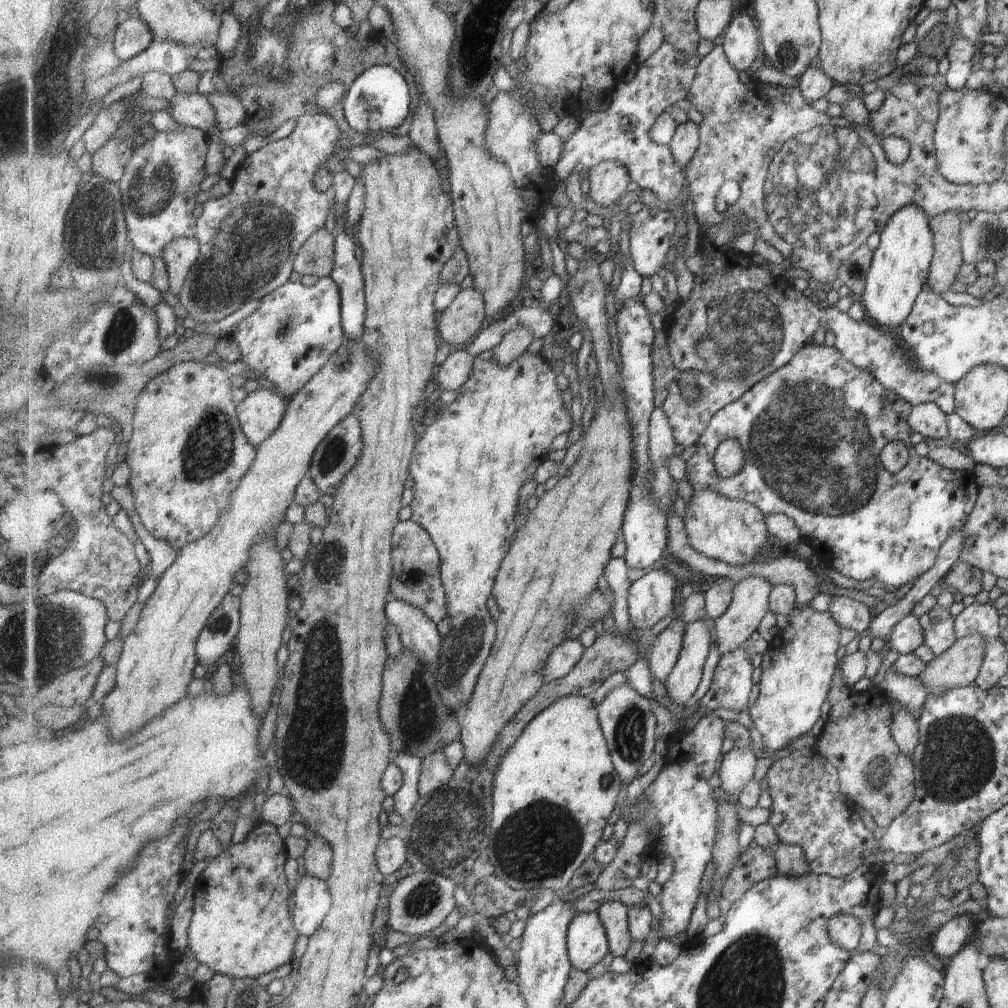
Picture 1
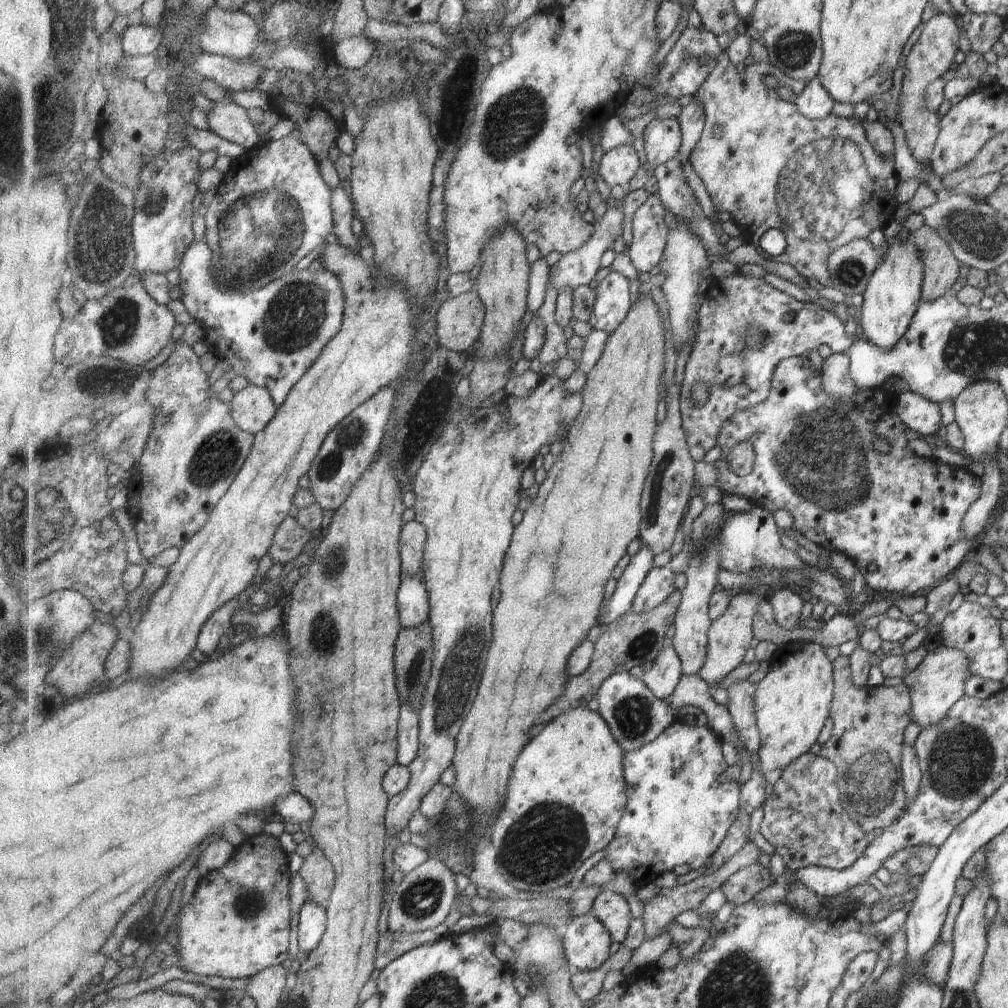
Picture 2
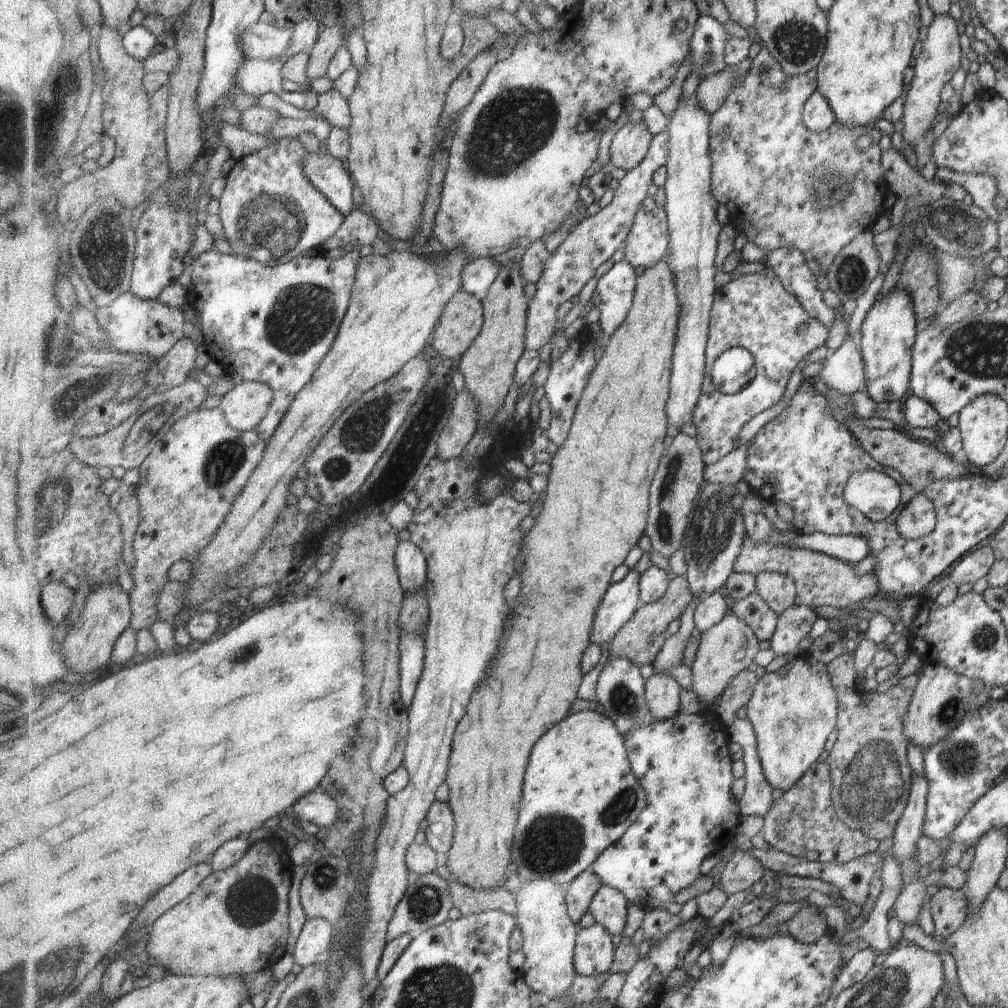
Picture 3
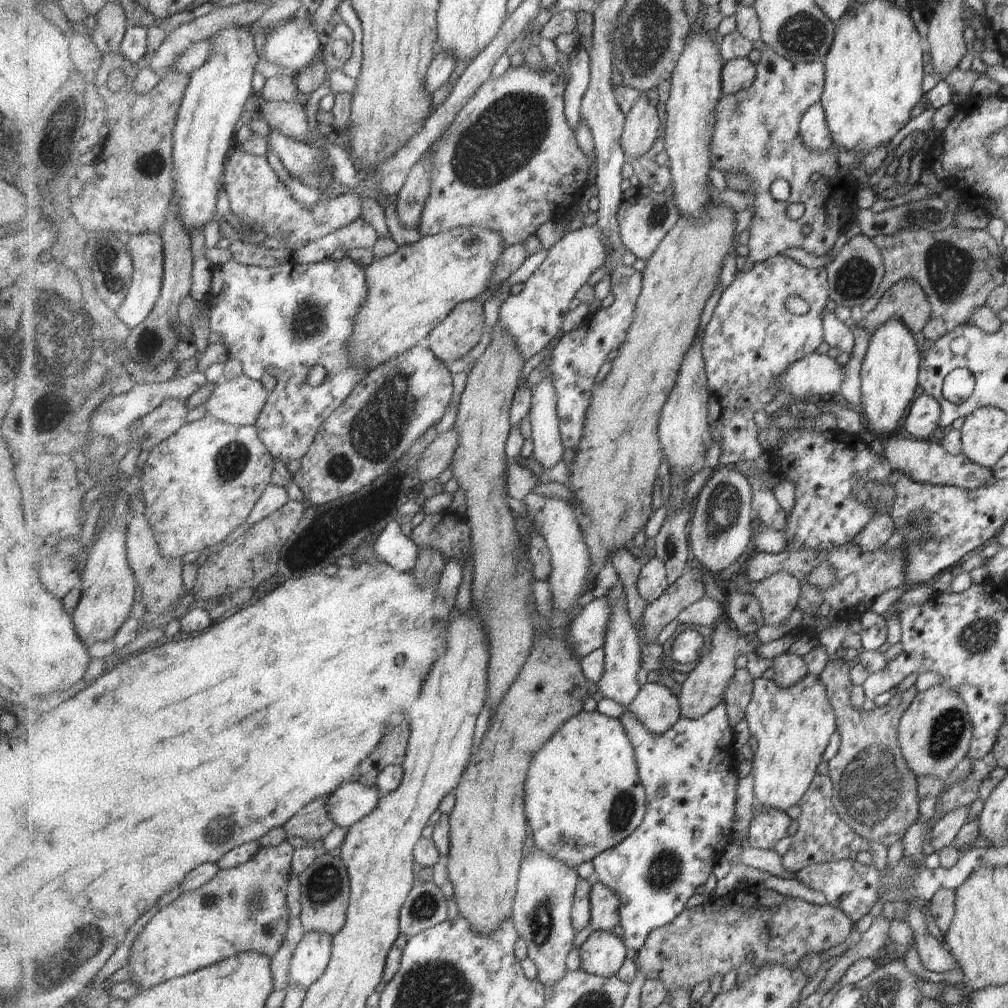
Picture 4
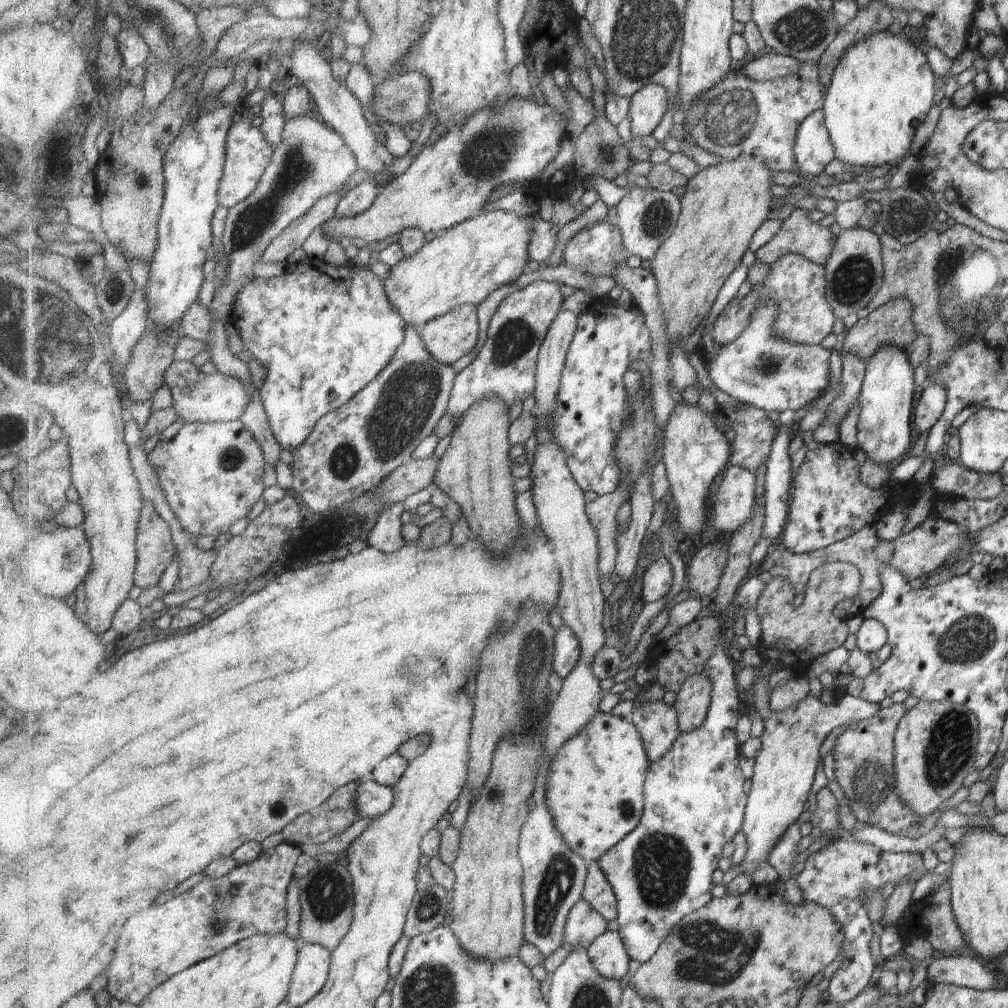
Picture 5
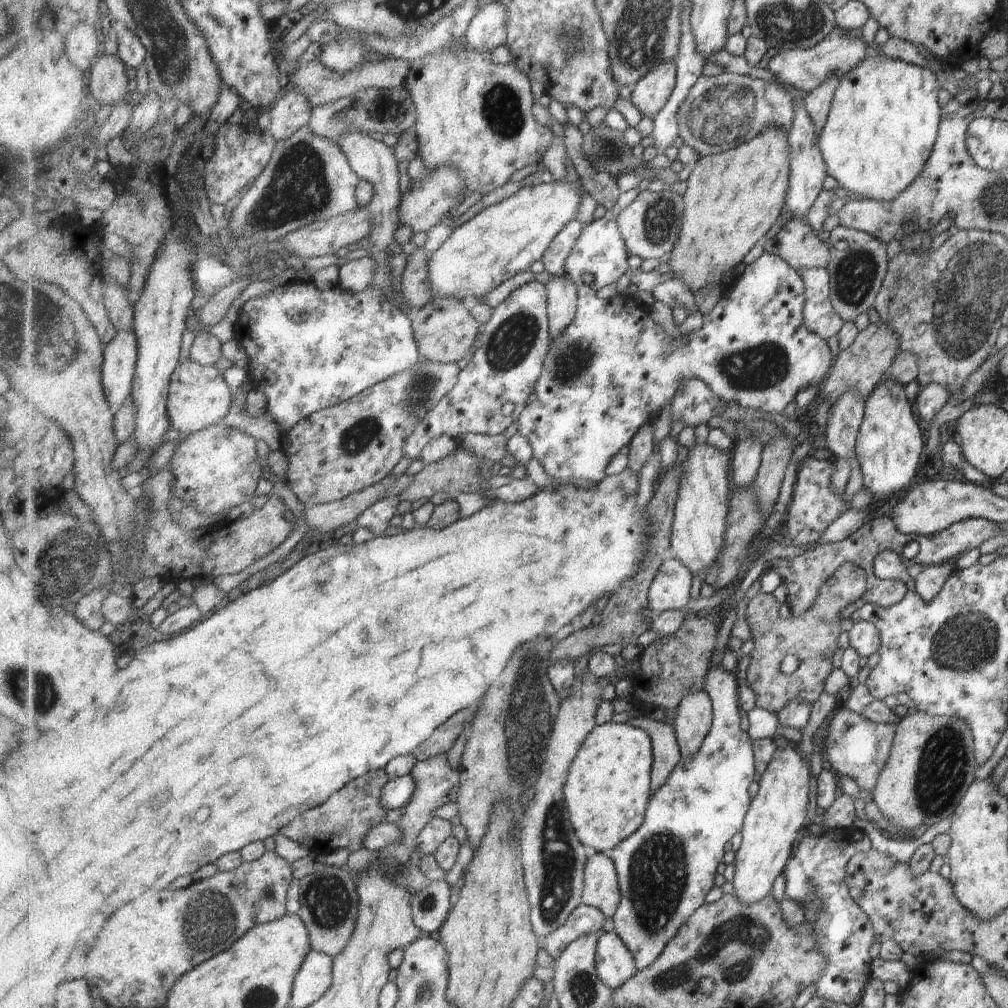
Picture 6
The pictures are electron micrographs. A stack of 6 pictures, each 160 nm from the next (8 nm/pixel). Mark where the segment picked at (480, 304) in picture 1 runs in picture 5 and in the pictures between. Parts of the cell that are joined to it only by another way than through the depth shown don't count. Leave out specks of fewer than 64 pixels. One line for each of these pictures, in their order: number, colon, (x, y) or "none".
2: (461, 318)
3: (463, 319)
4: (462, 330)
5: (450, 337)

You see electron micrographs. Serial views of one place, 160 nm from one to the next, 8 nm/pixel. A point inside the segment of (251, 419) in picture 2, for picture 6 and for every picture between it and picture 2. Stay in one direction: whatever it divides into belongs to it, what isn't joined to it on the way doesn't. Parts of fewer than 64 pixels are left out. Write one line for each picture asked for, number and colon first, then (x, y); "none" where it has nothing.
3: (247, 404)
4: (239, 402)
5: (200, 398)
6: (199, 396)

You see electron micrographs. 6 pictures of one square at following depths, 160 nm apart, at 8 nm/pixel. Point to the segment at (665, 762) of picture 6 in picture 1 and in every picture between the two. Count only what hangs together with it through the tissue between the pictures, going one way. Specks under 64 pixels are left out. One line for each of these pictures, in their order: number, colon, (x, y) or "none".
1: (667, 647)
2: (662, 679)
3: (662, 691)
4: (656, 706)
5: (658, 723)

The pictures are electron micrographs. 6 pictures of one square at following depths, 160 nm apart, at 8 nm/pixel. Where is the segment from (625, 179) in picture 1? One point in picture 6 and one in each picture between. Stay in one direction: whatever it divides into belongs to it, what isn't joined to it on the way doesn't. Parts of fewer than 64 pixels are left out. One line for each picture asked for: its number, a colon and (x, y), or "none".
2: (618, 166)
3: (630, 145)
4: (641, 130)
5: (647, 108)
6: (652, 93)

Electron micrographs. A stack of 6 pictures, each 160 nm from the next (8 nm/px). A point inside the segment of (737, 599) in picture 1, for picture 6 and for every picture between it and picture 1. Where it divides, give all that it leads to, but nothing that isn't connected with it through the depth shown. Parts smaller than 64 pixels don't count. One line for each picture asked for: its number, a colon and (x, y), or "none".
2: (730, 637)
3: (727, 649)
4: (702, 689)
5: (693, 701)
6: (695, 716)

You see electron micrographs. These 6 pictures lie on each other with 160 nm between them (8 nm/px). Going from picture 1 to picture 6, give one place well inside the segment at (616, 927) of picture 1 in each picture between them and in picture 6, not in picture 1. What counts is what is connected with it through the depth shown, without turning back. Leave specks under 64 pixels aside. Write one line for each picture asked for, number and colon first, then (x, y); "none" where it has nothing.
2: (611, 908)
3: (609, 907)
4: (606, 905)
5: (599, 893)
6: (601, 889)

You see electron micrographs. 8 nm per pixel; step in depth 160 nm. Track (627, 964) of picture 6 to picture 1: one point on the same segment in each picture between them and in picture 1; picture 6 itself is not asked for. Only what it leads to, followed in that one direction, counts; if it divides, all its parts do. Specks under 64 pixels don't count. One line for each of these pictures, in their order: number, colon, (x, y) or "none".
1: (588, 943)
2: (587, 942)
3: (594, 954)
4: (603, 953)
5: (609, 953)

